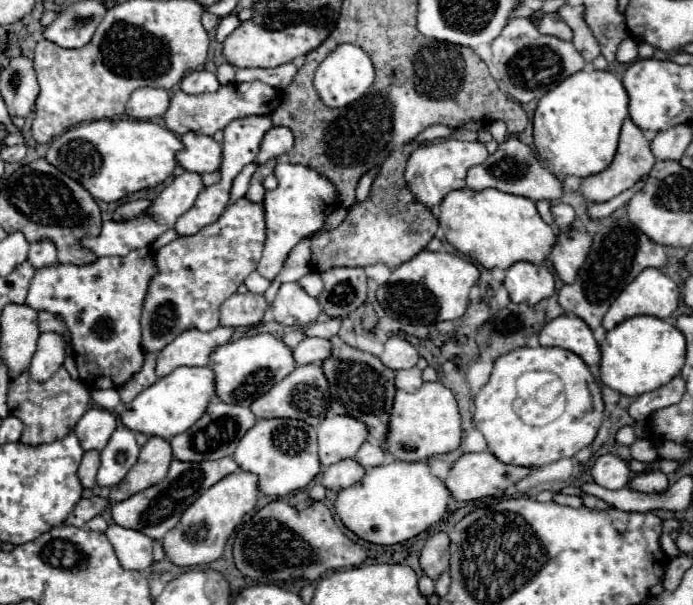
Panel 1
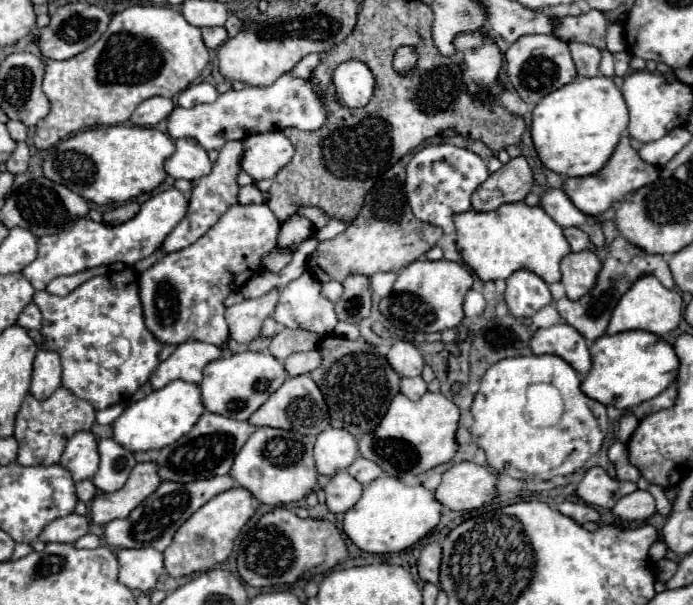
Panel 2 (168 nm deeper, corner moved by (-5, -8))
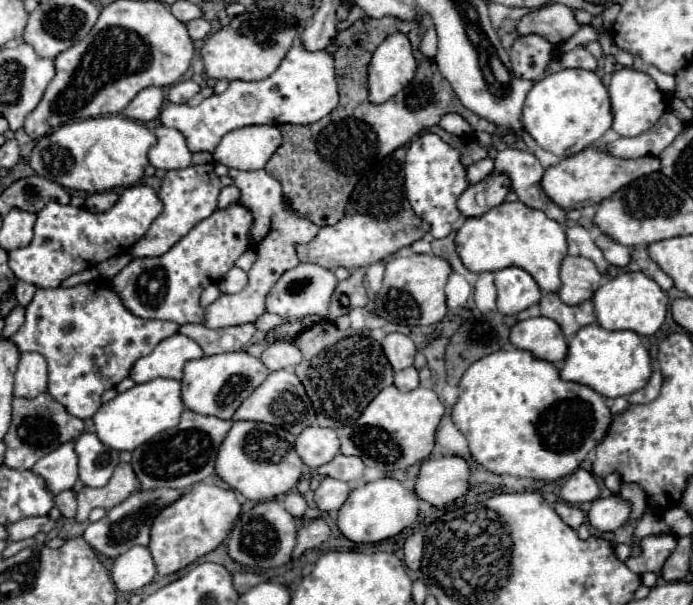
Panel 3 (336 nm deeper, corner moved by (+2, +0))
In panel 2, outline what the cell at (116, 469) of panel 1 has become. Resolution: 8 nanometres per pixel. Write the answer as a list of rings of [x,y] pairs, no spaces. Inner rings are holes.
[[[112,438],[100,440],[98,452],[100,452],[100,468],[94,474],[96,478],[92,478],[92,482],[102,492],[120,490],[128,480],[128,474],[136,466],[134,454],[130,450],[124,450],[124,446],[120,446],[118,442],[112,442]]]

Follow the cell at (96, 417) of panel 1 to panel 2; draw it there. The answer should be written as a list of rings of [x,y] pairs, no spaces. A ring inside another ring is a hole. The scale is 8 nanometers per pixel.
[[[92,430],[76,432],[70,438],[70,444],[66,446],[60,464],[72,472],[74,482],[92,478],[100,464],[100,454],[96,450],[98,436]]]

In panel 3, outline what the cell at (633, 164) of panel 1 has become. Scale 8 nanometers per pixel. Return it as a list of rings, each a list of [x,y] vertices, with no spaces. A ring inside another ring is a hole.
[[[587,148],[573,156],[563,158],[555,166],[549,166],[543,174],[541,186],[551,202],[555,202],[563,210],[571,210],[571,208],[599,204],[601,200],[605,200],[613,192],[617,192],[621,186],[627,186],[629,182],[633,182],[645,174],[657,172],[657,170],[659,170],[659,158],[653,158],[653,156],[645,156],[645,158],[637,158],[637,160],[621,160],[599,148]]]

